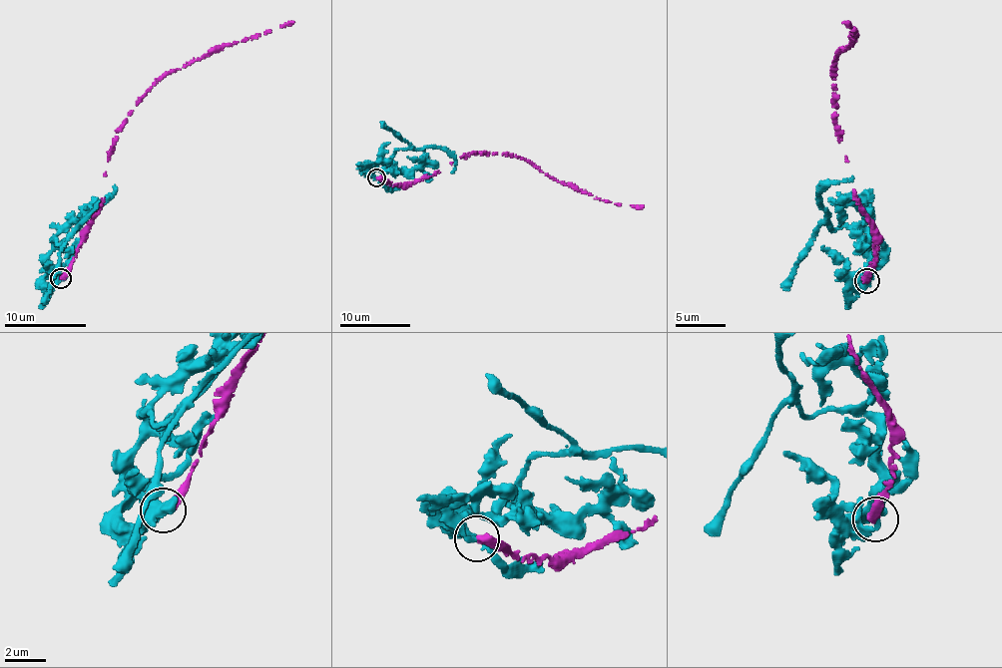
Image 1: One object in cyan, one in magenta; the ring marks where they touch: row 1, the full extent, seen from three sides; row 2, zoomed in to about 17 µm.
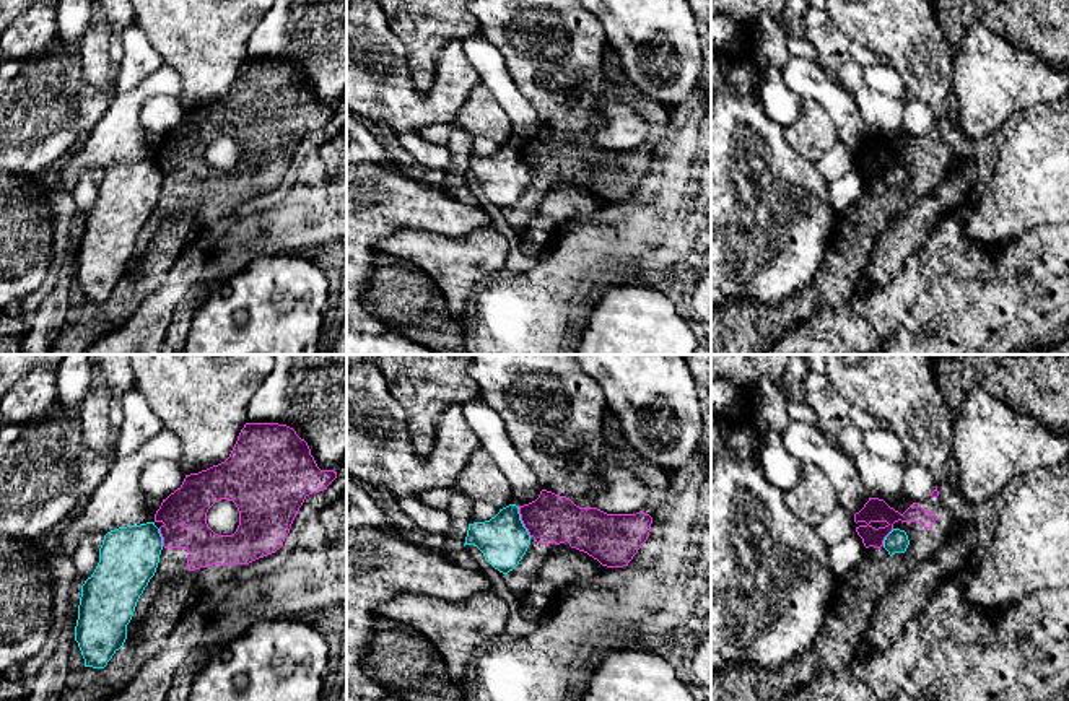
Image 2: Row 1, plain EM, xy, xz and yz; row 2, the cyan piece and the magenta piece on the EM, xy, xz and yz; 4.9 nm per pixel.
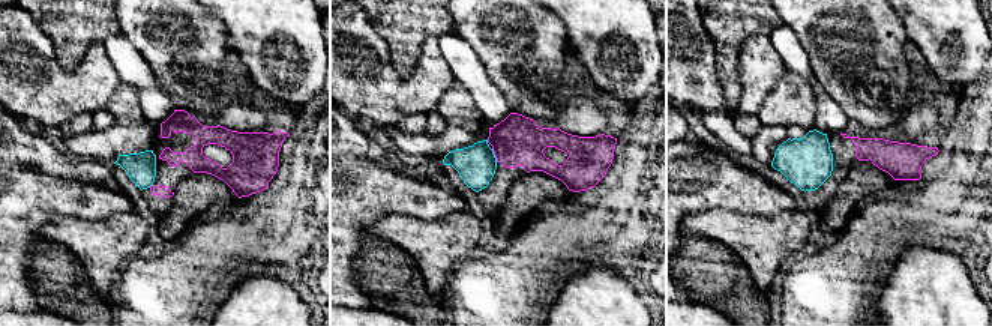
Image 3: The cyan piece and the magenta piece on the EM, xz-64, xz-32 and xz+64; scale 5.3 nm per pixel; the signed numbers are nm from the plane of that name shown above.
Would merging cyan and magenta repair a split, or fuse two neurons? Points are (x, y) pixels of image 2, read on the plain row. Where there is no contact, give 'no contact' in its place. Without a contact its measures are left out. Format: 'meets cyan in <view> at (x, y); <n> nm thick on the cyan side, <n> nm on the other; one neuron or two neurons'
meets cyan in xz at (521, 156); 240 nm thick on the cyan side, 240 nm on the other; two neurons

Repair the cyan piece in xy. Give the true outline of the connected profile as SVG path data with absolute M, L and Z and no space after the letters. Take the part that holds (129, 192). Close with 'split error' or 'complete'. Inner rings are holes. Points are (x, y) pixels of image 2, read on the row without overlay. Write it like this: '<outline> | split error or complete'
M155 158L104 171L99 198L81 221L75 276L85 303L104 304L124 283L137 237L155 211L163 172Z | complete

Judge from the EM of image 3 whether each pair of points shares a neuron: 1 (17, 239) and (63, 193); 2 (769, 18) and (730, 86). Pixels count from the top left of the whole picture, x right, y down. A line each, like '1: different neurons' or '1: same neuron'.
1: same neuron
2: same neuron

